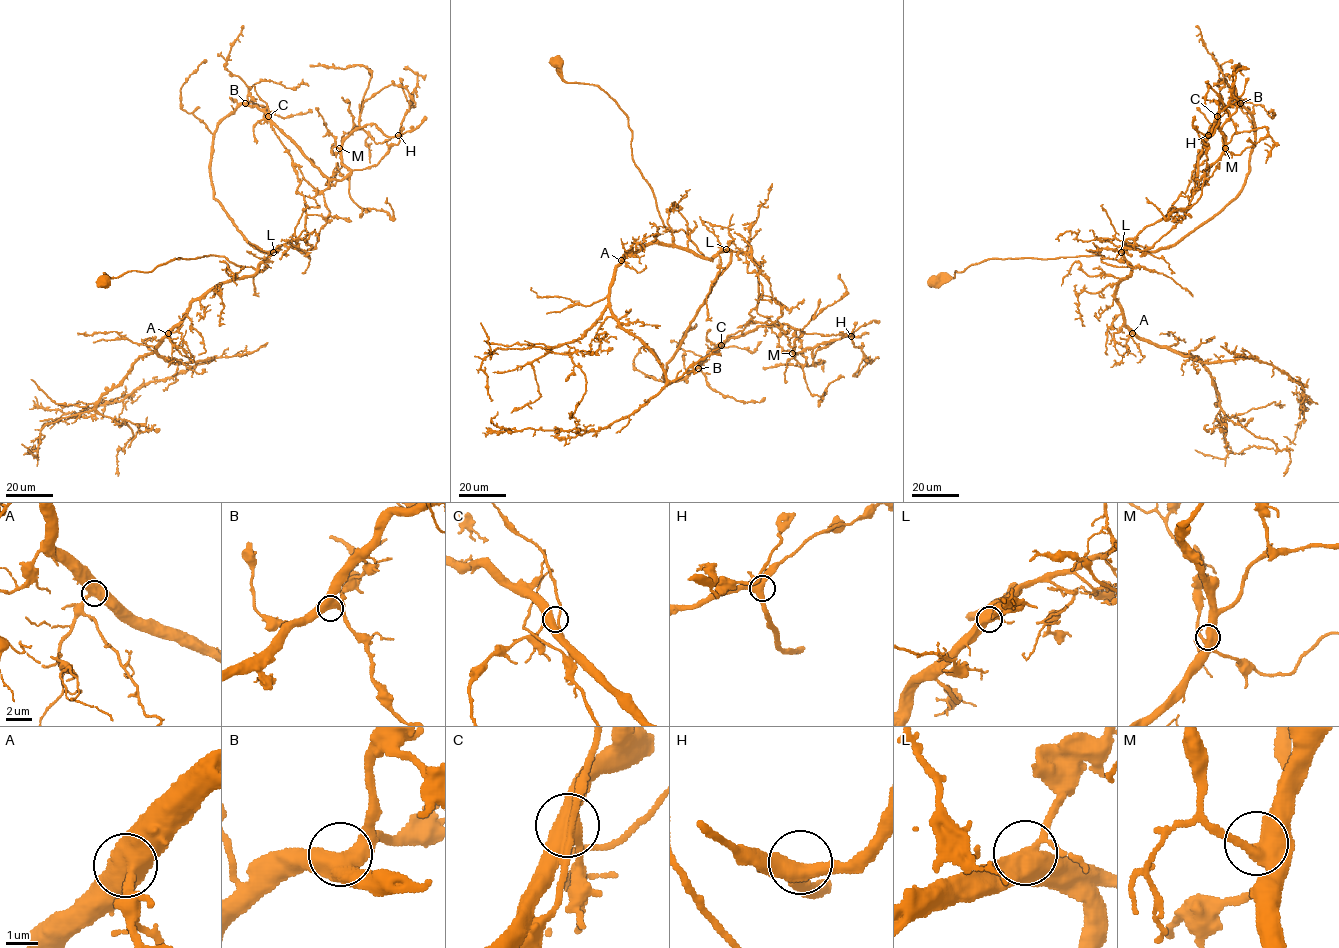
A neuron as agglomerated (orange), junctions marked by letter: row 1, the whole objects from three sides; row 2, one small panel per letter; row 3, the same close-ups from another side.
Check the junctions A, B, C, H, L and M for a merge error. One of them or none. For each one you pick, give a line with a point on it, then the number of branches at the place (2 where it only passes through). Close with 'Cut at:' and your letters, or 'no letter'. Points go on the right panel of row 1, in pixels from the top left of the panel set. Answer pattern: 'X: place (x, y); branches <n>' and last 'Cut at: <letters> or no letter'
Cut at: no letter

